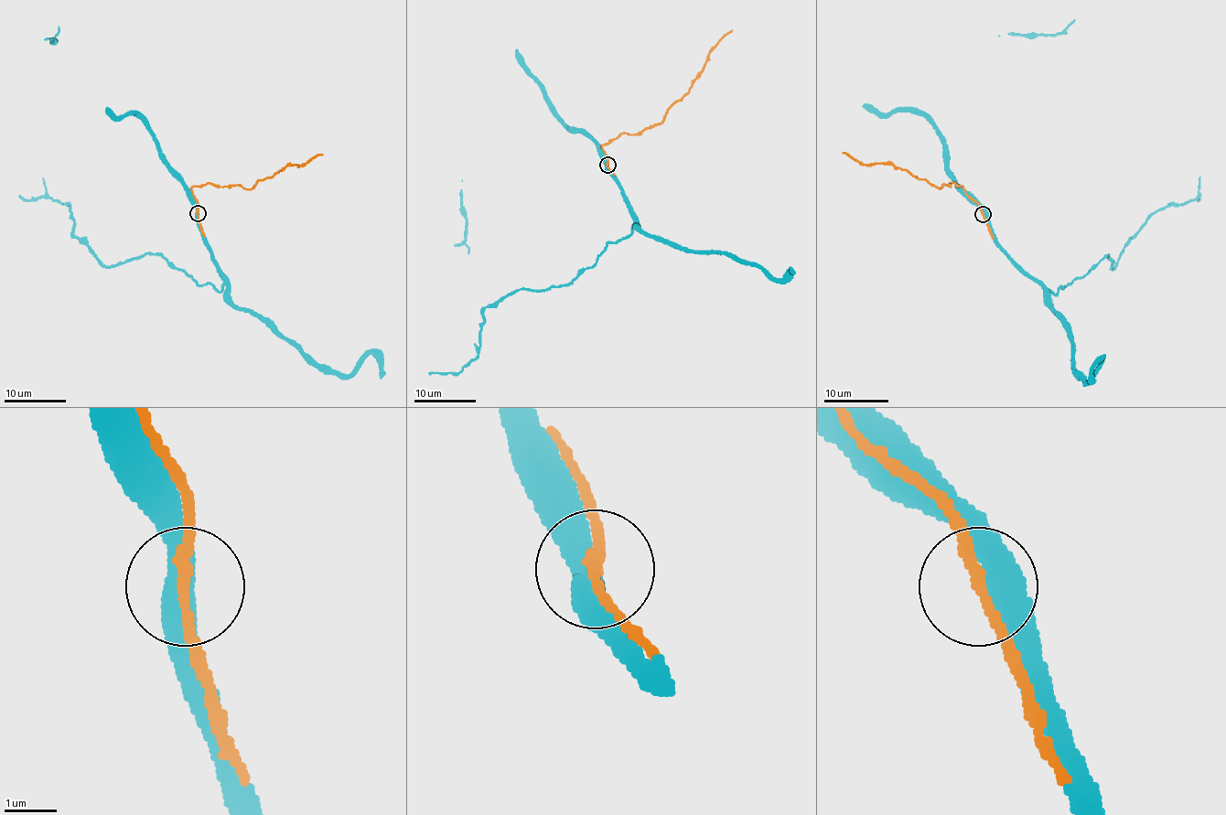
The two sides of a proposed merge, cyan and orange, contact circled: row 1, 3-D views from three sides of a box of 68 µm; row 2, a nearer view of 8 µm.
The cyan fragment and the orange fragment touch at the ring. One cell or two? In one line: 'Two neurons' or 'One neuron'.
One neuron

